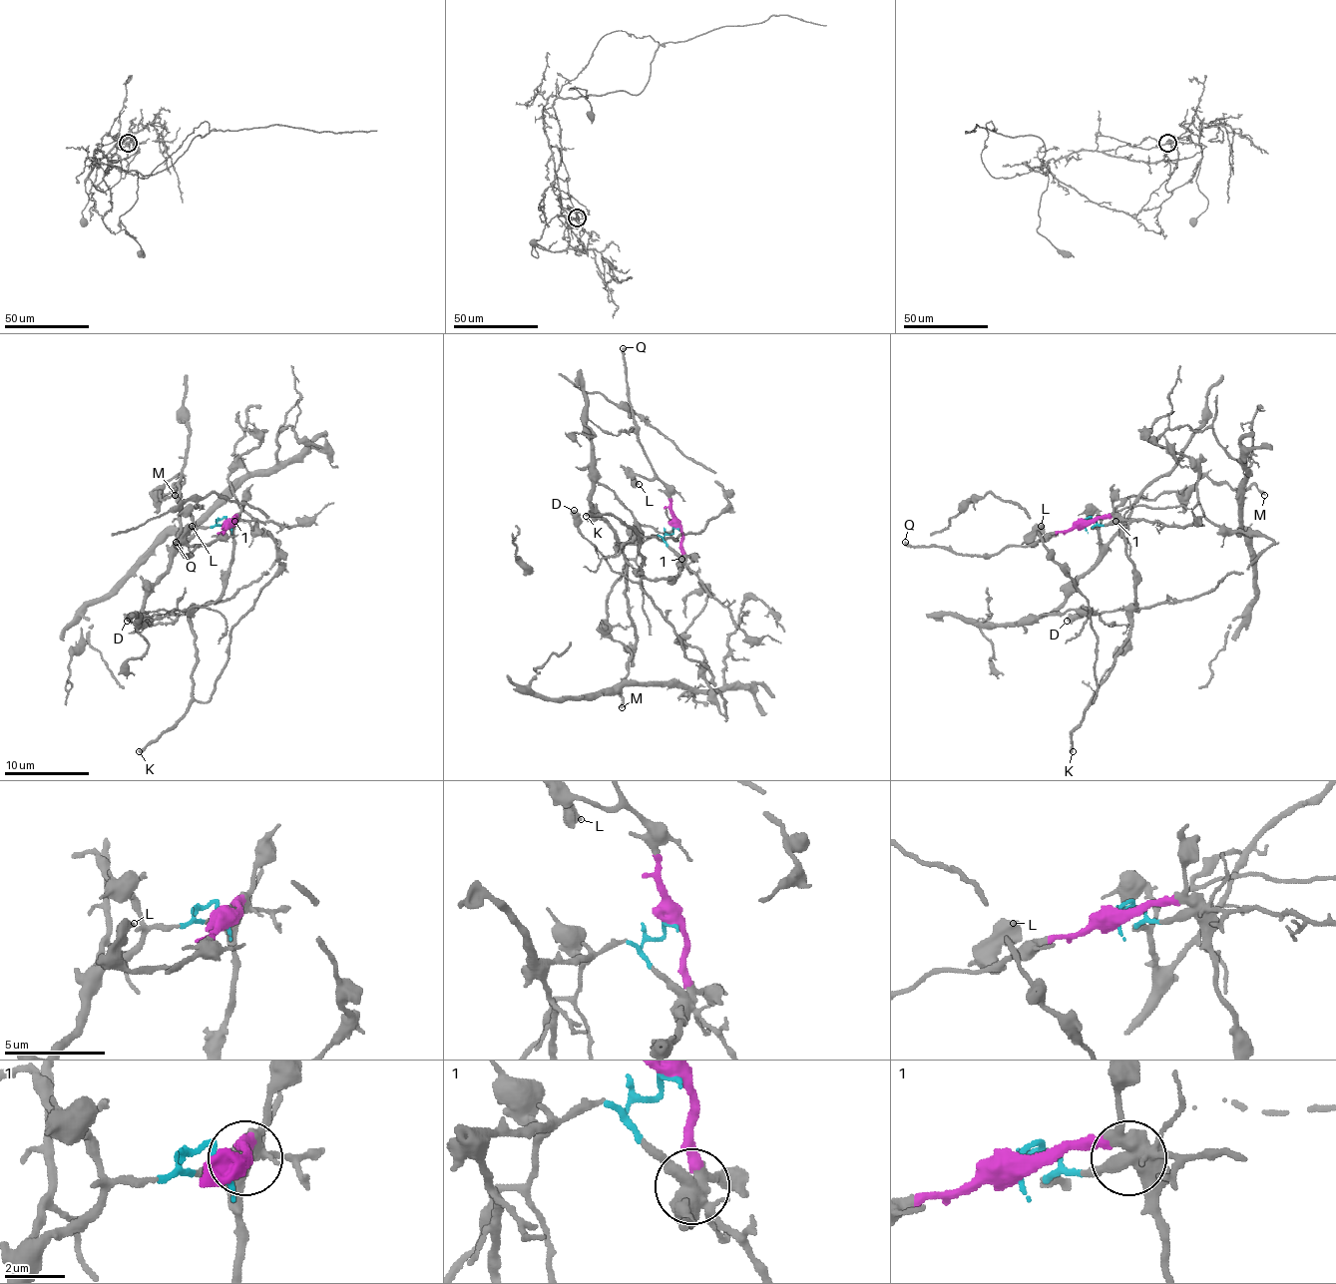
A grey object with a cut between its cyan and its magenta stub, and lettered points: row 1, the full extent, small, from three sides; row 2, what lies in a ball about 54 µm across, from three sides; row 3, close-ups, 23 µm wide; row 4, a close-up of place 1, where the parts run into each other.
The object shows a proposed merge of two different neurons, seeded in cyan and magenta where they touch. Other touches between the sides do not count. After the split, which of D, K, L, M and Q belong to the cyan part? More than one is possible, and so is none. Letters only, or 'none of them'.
M

